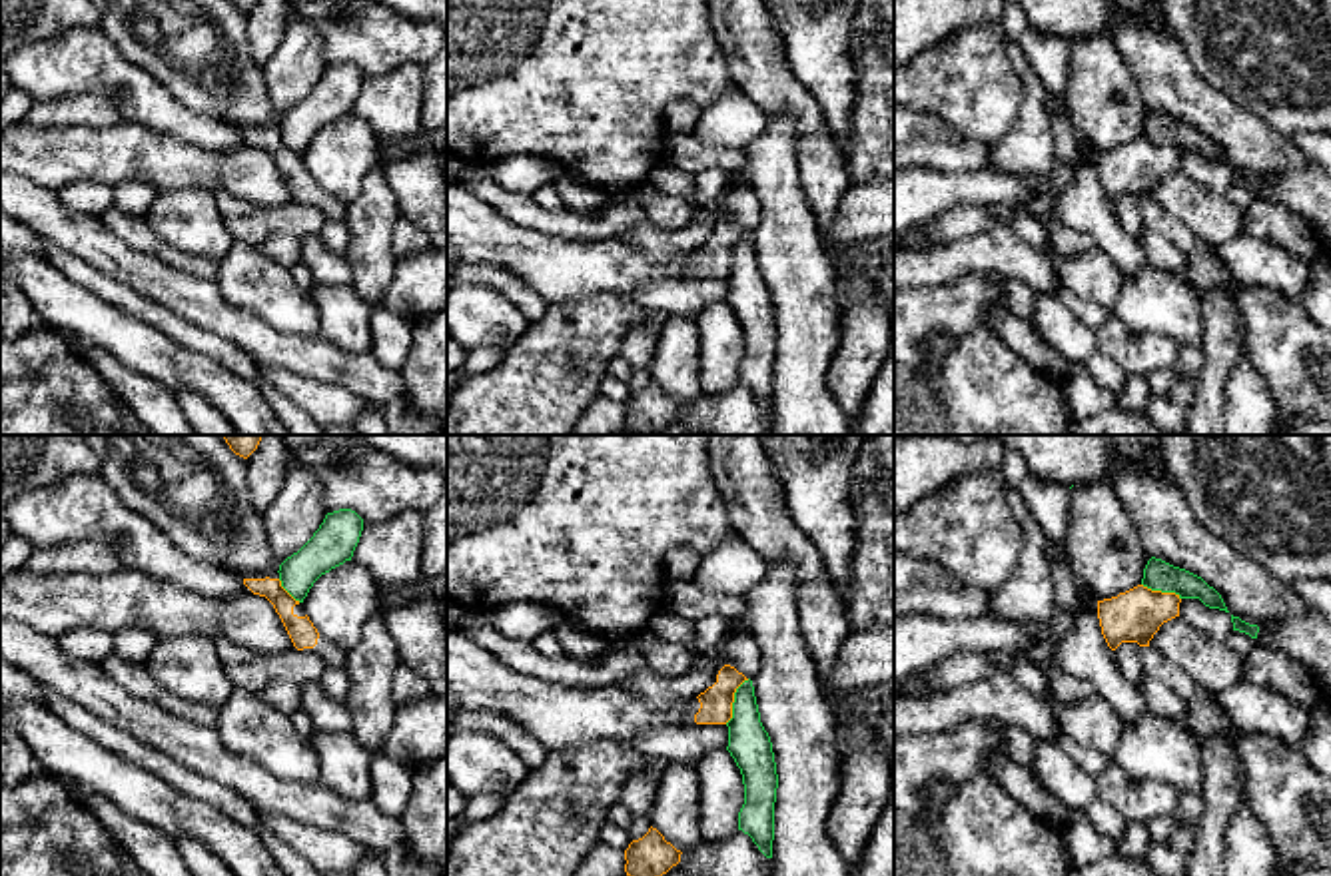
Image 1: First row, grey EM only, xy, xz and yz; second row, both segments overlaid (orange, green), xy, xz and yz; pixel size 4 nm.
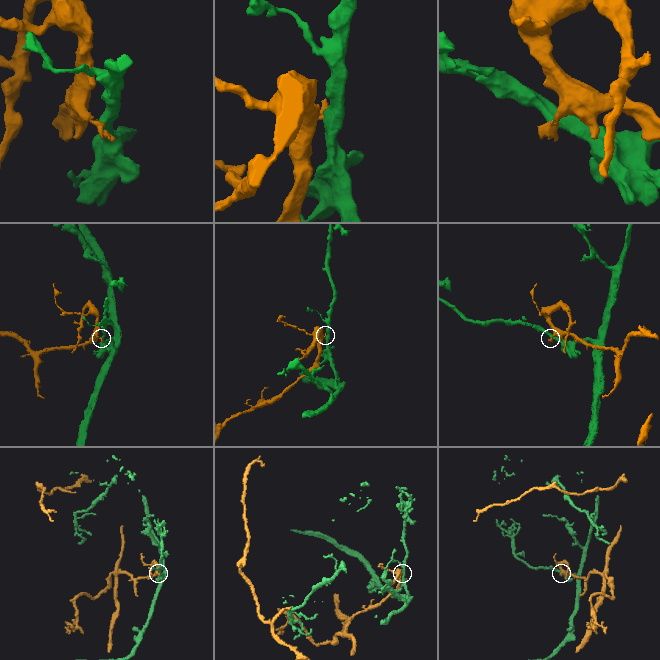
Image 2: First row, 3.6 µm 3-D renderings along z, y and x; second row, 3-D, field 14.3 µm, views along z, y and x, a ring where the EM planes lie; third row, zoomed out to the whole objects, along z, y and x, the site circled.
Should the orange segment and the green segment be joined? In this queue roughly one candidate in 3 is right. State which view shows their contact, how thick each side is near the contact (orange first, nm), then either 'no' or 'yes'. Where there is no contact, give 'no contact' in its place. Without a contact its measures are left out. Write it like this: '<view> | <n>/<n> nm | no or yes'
xz | 130/170 nm | no

